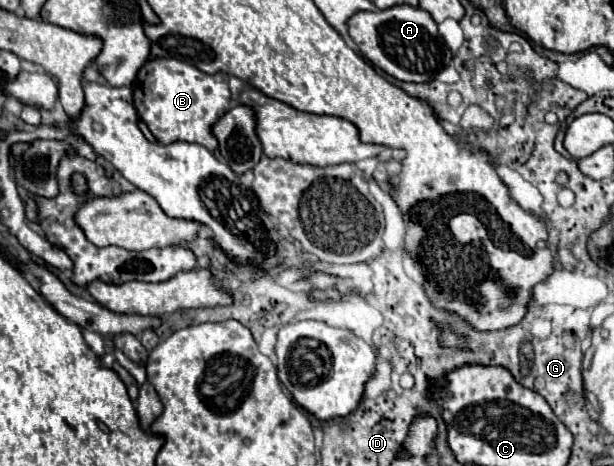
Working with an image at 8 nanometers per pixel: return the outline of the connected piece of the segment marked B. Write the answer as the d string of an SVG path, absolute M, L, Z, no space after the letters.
M177 58L147 60L137 74L139 90L135 90L133 84L133 100L137 114L161 144L193 142L213 152L219 146L213 134L213 126L225 112L231 110L231 92L227 80L229 76L223 72L211 76Z

